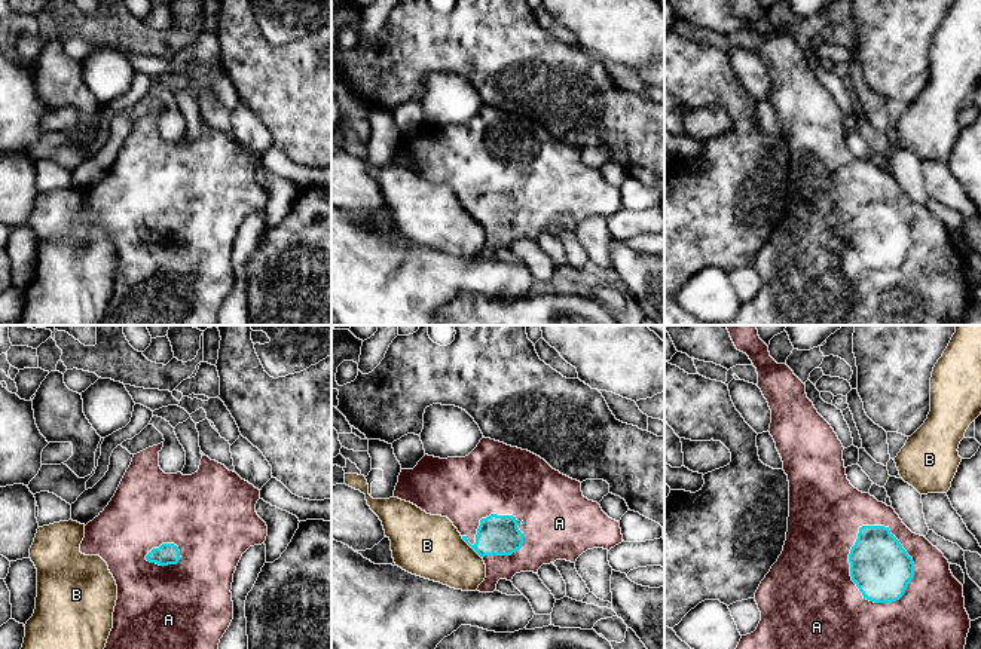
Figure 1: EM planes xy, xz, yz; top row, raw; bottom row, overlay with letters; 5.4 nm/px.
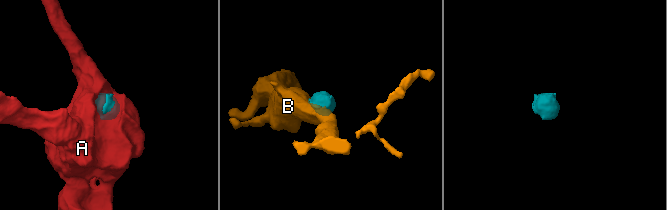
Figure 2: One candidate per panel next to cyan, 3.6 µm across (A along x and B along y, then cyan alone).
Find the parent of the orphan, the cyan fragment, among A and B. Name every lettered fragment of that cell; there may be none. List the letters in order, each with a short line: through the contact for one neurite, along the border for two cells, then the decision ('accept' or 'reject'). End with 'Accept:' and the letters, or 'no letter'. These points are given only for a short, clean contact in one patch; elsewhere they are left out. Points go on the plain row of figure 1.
A: accept
B: line xz (461, 204), (480, 224); reject
Accept: A

